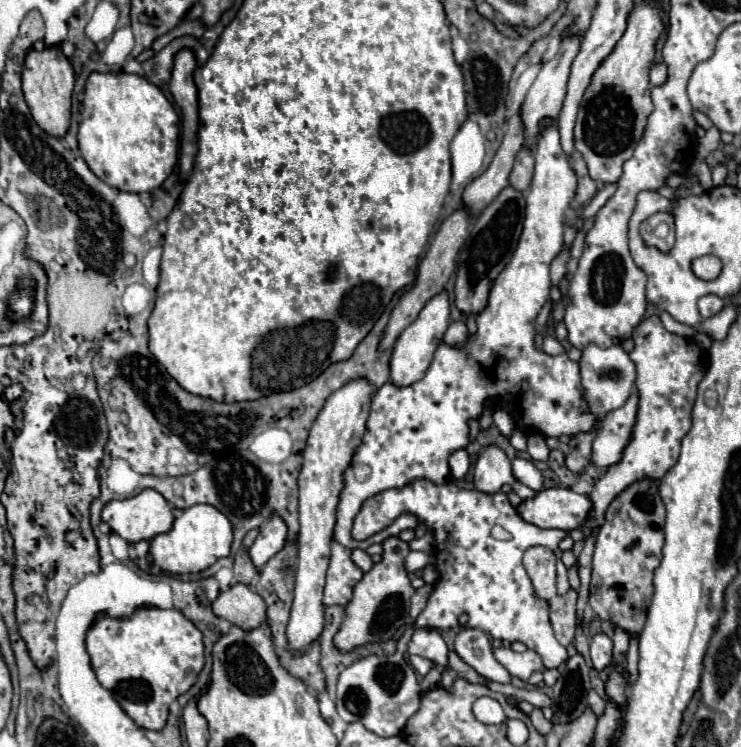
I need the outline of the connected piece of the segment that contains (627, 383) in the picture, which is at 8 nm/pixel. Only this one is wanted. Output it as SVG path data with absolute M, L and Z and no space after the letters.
M588 344L582 350L580 358L580 374L582 374L582 386L586 390L586 400L590 410L602 418L604 414L624 406L628 400L634 380L636 380L636 368L630 356L622 350L622 346L610 346L610 348L600 348L596 344Z

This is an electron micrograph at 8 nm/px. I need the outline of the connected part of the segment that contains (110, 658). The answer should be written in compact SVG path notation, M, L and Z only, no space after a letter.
M140 608L130 618L108 618L98 620L86 634L86 650L92 660L98 682L114 694L124 712L146 730L162 730L168 718L168 706L184 692L188 692L200 670L204 668L204 644L200 630L178 610L162 608Z

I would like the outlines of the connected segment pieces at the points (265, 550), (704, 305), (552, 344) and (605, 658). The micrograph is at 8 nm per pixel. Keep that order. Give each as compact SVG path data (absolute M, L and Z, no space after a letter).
M272 516L270 520L266 520L260 526L260 534L254 540L252 548L248 550L250 558L252 558L252 564L256 568L262 568L274 554L278 554L284 548L284 544L286 544L286 532L288 532L286 524L278 516Z
M708 294L708 296L702 296L698 300L698 308L700 308L702 318L710 318L710 316L718 314L724 308L724 302L722 302L722 298L718 298L714 294Z
M544 336L542 350L544 350L546 354L560 354L560 352L564 352L564 346L562 346L554 336Z
M604 632L592 636L592 640L590 640L590 656L592 656L592 664L594 664L594 668L598 672L604 670L612 662L612 640Z

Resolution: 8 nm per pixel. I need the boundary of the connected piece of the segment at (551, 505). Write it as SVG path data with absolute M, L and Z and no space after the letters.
M548 488L538 492L532 500L518 506L518 514L540 528L558 528L570 532L580 528L592 512L592 500L570 488Z

